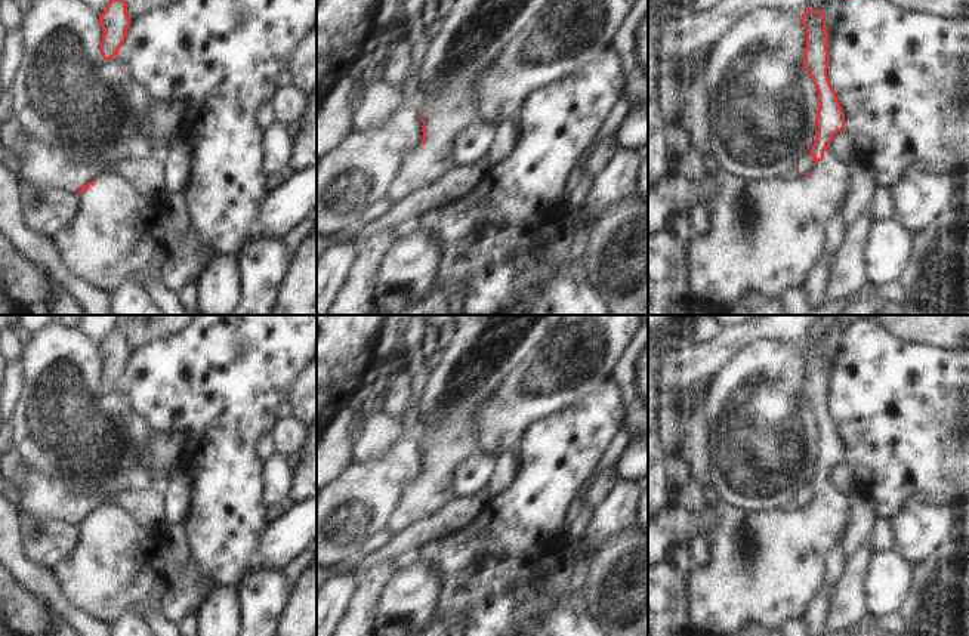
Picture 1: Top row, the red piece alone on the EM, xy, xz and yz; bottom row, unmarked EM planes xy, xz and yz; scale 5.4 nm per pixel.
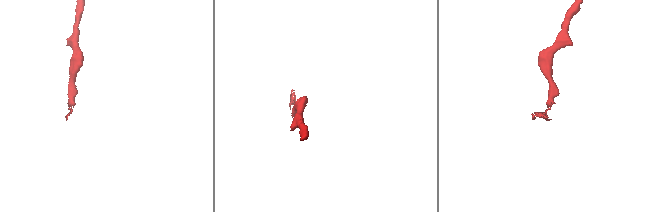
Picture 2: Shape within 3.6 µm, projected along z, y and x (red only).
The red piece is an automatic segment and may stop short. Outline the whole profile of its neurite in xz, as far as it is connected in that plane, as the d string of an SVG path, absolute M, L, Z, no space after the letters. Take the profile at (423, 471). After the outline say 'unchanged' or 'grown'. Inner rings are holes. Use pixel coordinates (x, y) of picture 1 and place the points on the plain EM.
M460 315L457 334L445 349L444 361L432 370L426 395L417 413L428 417L422 438L423 470L405 490L389 516L385 530L391 535L436 513L457 495L456 478L462 466L479 450L478 417L513 370L536 349L540 349L550 330L564 315Z | grown

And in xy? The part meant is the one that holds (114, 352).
M112 330L108 334L107 342L104 345L99 345L99 352L104 362L101 385L105 392L109 392L115 386L118 386L118 382L127 368L127 361L132 353L127 346L127 334L124 333L124 330Z | unchanged

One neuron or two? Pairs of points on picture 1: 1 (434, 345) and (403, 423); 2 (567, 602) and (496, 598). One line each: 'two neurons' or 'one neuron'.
1: one neuron
2: one neuron

